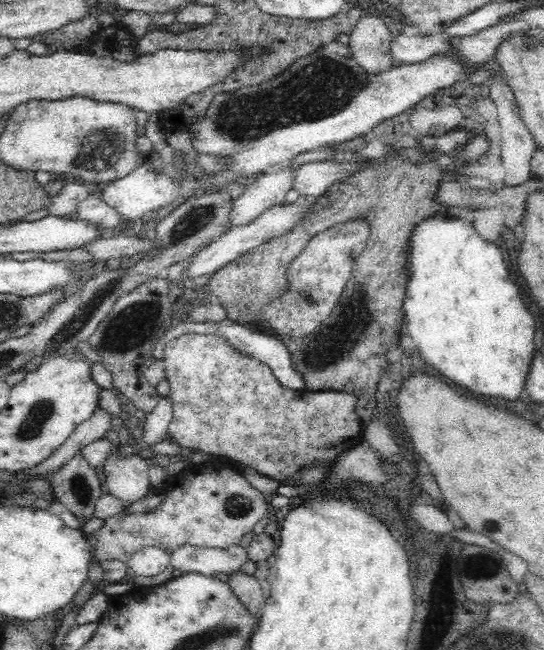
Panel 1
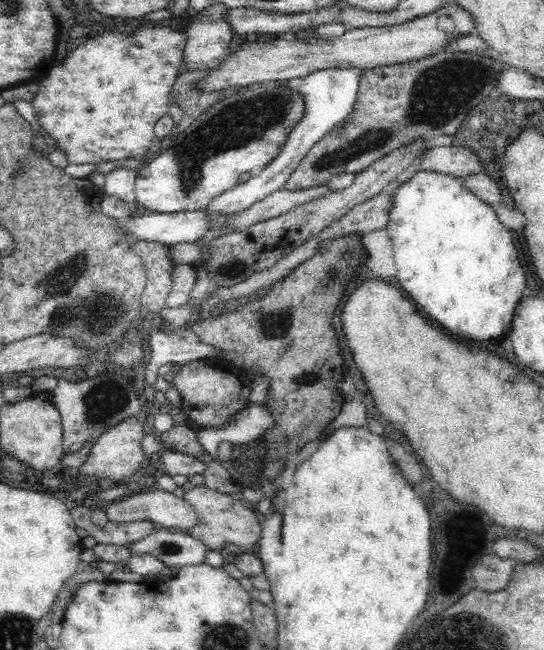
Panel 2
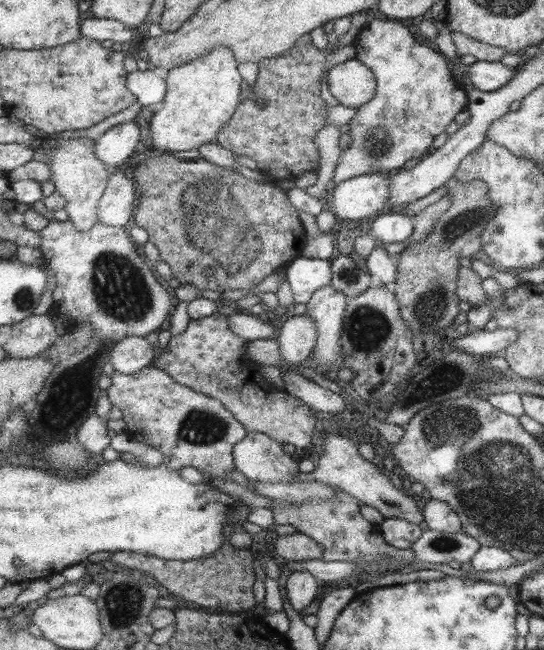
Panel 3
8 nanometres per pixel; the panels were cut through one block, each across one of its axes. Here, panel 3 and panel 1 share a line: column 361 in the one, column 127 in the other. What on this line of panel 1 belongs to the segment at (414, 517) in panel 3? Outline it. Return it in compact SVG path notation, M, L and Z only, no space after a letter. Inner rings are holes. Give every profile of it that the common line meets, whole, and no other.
M107 456L105 476L102 479L104 489L124 504L144 500L152 491L148 470L150 467L140 456L130 456L124 460L114 460L114 456Z

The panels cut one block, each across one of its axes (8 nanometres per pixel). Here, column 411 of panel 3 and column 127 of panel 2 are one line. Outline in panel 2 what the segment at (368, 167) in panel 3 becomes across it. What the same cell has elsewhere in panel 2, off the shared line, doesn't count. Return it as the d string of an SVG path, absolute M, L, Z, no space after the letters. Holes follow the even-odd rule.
M158 26L154 30L138 30L134 36L108 31L76 48L62 63L50 69L44 80L38 81L40 92L30 103L32 110L36 110L42 127L56 139L56 149L68 152L70 164L144 155L152 146L156 122L169 115L168 94L177 80L187 38L186 33Z

